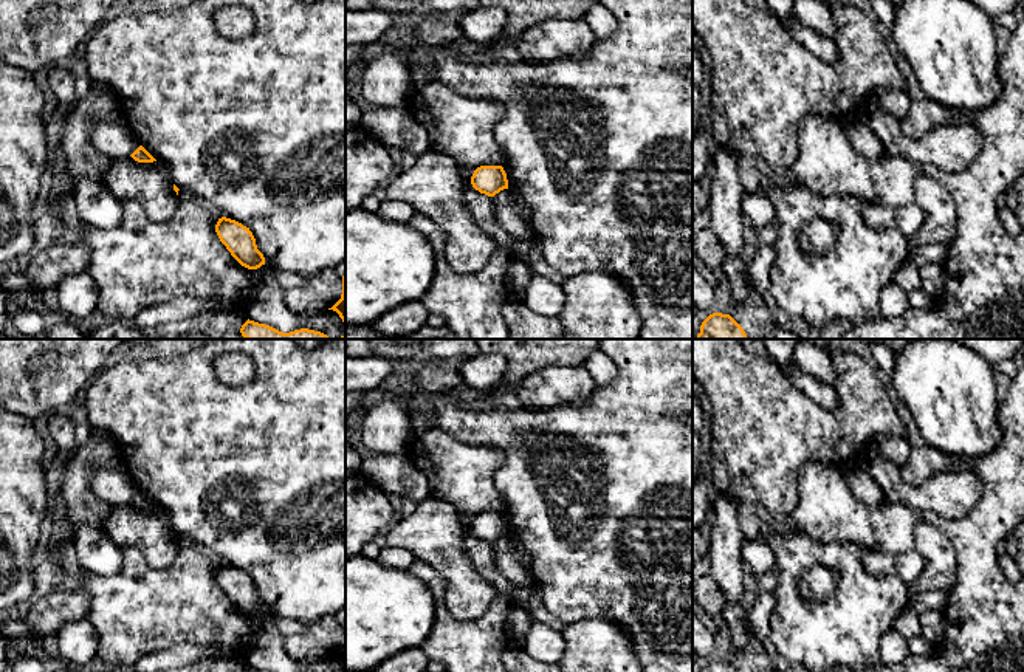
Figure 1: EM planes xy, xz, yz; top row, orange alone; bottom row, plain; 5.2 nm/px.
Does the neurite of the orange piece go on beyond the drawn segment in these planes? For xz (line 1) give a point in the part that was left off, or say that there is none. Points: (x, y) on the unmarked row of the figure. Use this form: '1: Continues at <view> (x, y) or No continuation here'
1: No continuation here

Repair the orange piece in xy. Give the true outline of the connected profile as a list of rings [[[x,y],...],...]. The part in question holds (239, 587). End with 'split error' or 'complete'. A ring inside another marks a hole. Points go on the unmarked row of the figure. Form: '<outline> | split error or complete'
[[[222,564],[215,571],[215,579],[220,588],[242,613],[257,616],[265,612],[265,604],[257,596],[256,585],[249,574],[235,567]]] | complete

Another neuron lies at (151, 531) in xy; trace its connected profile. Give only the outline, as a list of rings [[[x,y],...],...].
[[[132,503],[115,505],[102,528],[119,548],[139,550],[155,570],[169,567],[180,550],[169,516],[160,508],[138,509]]]

